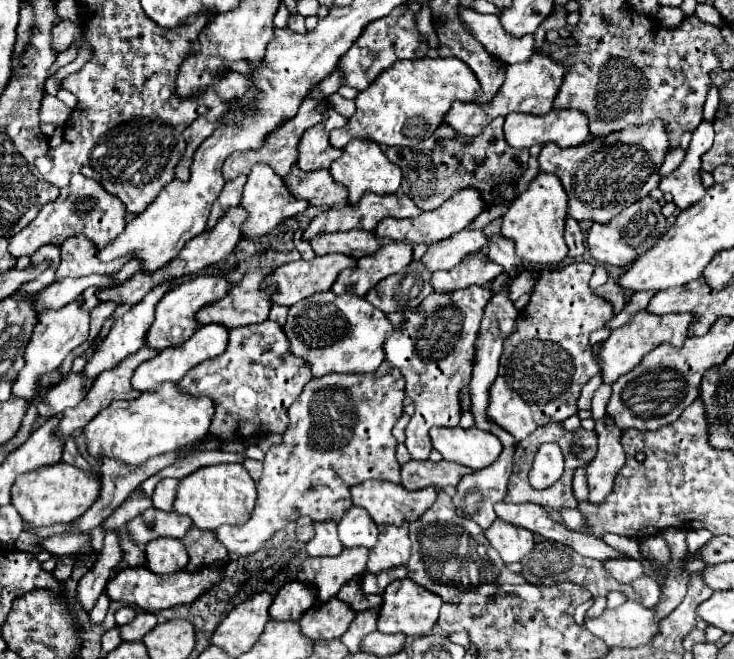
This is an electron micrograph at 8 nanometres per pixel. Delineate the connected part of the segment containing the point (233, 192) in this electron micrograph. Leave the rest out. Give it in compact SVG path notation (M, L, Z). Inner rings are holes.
M240 175L240 177L232 179L230 183L226 183L226 185L224 185L224 189L222 189L220 197L218 197L218 199L216 199L216 203L212 205L212 213L210 213L210 219L208 219L206 229L212 229L212 227L222 219L222 215L224 215L230 207L238 207L238 205L240 205L244 183L246 183L246 177L244 177L244 175Z

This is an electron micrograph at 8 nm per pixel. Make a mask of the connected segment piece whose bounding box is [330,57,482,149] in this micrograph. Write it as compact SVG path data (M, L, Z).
M456 57L398 61L390 69L382 71L368 89L358 93L356 113L342 129L330 133L330 143L336 149L344 149L352 139L368 139L382 147L412 147L428 139L442 125L442 119L454 101L474 103L480 97L482 91L478 79L472 69Z

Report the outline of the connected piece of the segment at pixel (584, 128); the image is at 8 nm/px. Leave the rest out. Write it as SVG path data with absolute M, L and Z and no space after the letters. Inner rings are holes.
M562 109L562 111L550 111L548 115L526 115L526 113L510 113L504 121L504 139L510 147L522 149L532 145L544 145L544 143L556 143L558 147L578 147L588 139L588 123L586 115L574 109Z

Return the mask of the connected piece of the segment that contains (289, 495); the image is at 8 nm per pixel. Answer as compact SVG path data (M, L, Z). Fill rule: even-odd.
M382 363L382 369L364 375L326 375L320 379L312 379L306 383L300 397L288 409L288 429L284 431L284 441L274 445L264 457L264 471L258 481L258 499L252 511L252 517L242 527L222 525L216 529L218 541L238 557L252 555L262 549L264 541L268 541L276 531L280 531L290 521L296 521L300 515L312 517L314 523L334 521L338 523L342 515L352 507L350 487L362 483L366 479L384 479L392 483L400 483L400 465L394 457L396 437L392 435L392 427L396 419L402 415L402 399L404 399L404 377L390 363Z

